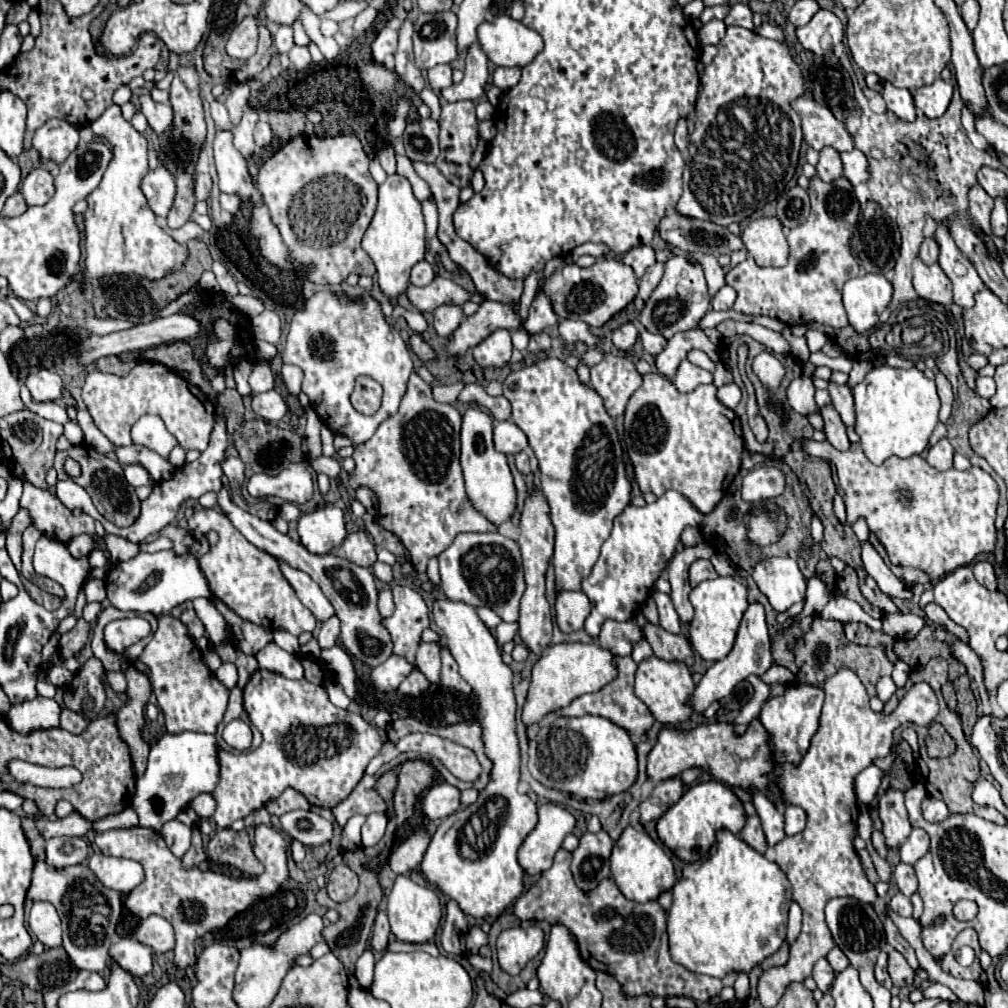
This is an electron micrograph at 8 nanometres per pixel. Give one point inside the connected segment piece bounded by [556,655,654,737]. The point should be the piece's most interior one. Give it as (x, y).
(617, 702)

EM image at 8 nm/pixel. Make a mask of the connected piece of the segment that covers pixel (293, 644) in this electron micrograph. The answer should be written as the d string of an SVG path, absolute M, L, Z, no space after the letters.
M274 631L274 643L278 643L288 653L298 653L298 639L288 631Z

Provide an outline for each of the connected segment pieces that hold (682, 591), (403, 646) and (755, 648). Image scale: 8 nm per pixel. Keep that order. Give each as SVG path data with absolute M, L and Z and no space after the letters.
M700 541L698 545L684 547L682 551L676 551L668 563L668 581L672 585L670 597L672 597L674 607L684 623L690 623L692 615L694 615L694 609L688 599L688 593L690 593L688 569L698 557L712 557L712 555L714 555L714 547L708 541Z
M392 587L396 611L392 617L384 619L386 629L394 641L394 653L406 657L415 666L415 654L421 643L421 634L430 625L428 607L422 595L410 587Z
M752 601L742 617L740 629L738 629L738 637L736 643L732 647L732 651L716 661L706 675L702 677L702 681L696 685L694 695L690 697L690 705L694 707L694 711L702 713L710 707L712 701L718 701L726 695L730 695L730 691L744 679L748 679L750 675L762 675L772 663L772 653L770 653L770 637L768 637L768 625L766 625L766 615L764 615L764 605L760 601Z

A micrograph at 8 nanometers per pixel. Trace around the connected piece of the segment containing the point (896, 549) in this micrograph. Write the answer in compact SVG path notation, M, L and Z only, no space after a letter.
M806 439L800 441L802 451L830 459L838 469L840 487L844 489L844 503L846 511L856 511L856 517L864 515L868 521L870 531L876 533L880 543L886 547L892 565L902 567L916 567L928 573L932 581L940 581L948 573L956 571L958 567L968 565L980 553L992 553L996 543L996 505L998 505L998 485L990 477L990 473L982 471L980 467L970 467L968 471L936 471L928 465L926 459L920 455L914 457L890 457L882 465L872 465L858 443L854 443L846 453L834 449L828 441L814 441Z

